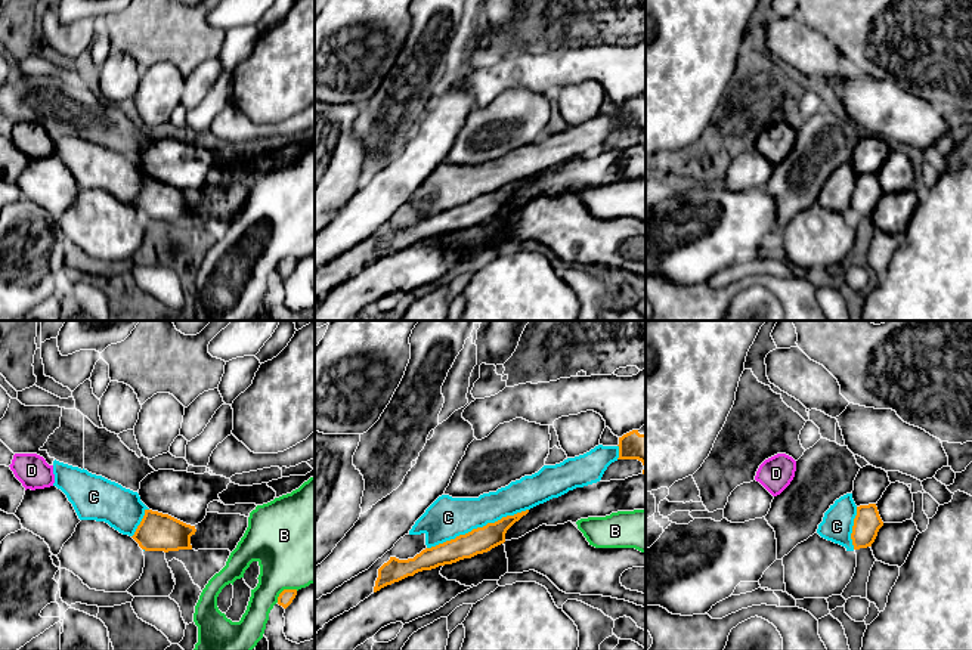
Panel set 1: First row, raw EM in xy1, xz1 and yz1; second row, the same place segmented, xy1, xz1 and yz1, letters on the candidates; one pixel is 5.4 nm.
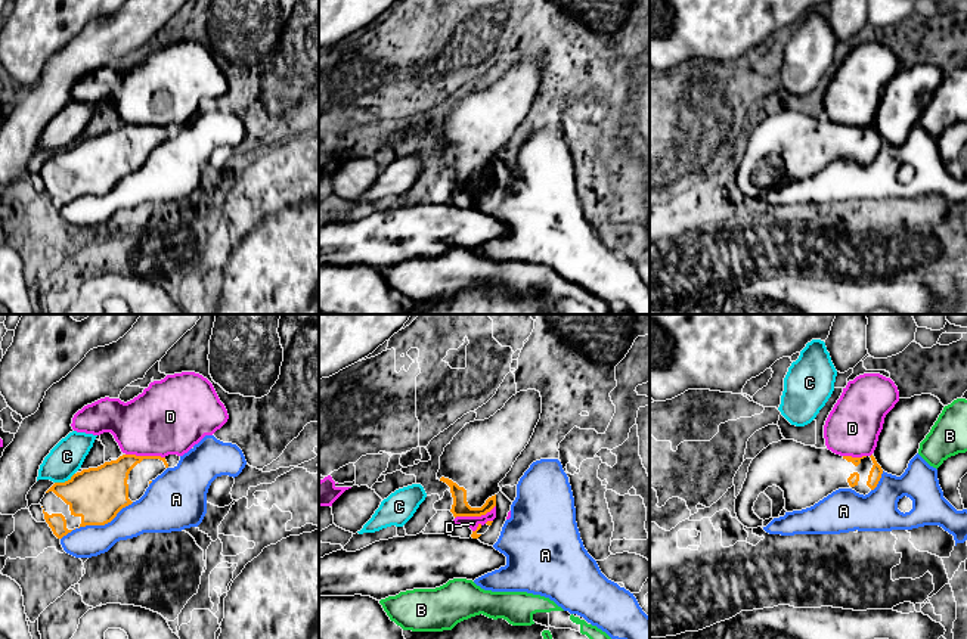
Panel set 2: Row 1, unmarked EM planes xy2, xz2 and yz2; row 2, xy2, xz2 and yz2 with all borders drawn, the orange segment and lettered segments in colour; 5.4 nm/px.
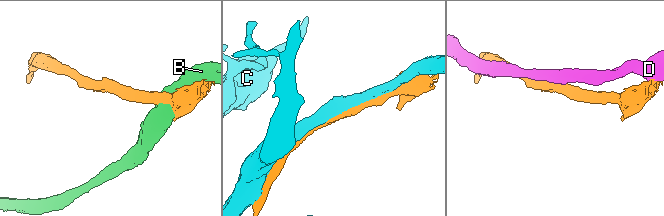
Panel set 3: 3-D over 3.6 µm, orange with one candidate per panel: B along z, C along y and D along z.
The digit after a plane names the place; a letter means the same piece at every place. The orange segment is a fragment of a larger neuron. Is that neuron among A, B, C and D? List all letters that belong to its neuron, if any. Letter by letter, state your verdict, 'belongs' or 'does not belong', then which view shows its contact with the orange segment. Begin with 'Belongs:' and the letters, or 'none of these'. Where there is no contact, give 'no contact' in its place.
Belongs: none of these
A: does not belong | xy2
B: does not belong | xy1
C: does not belong | xz1
D: does not belong | xz2

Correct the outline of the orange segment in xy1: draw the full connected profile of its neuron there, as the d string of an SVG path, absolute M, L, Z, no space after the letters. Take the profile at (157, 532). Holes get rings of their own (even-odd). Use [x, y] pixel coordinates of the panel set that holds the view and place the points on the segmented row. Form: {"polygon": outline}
{"polygon": "M145 510L145 516L131 536L145 551L192 550L191 536L195 526L186 524L168 514Z"}

